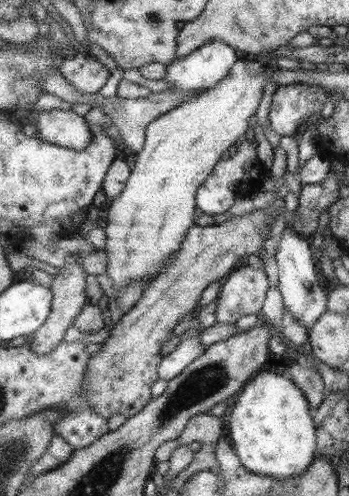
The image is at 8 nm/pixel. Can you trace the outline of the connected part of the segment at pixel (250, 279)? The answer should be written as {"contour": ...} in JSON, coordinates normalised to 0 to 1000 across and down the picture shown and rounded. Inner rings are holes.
{"contour":[[[702,530],[685,534],[679,542],[653,552],[648,569],[628,579],[619,599],[616,649],[673,651],[696,635],[736,633],[762,601],[765,581],[771,581],[771,565],[765,565],[756,540],[722,540]]]}

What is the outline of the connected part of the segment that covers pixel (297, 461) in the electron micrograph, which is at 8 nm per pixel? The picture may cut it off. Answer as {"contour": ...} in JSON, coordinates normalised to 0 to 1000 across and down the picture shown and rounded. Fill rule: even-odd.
{"contour":[[[774,734],[691,780],[650,855],[656,887],[702,948],[805,968],[874,952],[905,915],[903,861],[883,821],[868,792]]]}

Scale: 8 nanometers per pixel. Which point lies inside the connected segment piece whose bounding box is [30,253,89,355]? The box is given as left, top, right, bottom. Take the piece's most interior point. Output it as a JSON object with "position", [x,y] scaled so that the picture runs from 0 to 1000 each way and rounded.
{"position":[198,577]}

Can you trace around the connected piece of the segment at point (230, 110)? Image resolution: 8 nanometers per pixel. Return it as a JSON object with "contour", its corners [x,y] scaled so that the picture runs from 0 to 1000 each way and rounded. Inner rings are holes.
{"contour":[[[679,121],[662,141],[628,167],[605,177],[553,192],[553,198],[496,218],[433,246],[418,262],[418,288],[410,302],[393,310],[372,361],[358,383],[335,399],[315,403],[301,419],[301,470],[307,478],[301,508],[312,516],[307,556],[324,567],[327,595],[347,587],[375,565],[424,565],[447,560],[481,526],[516,504],[542,462],[556,454],[556,417],[562,383],[576,369],[607,351],[610,337],[628,327],[633,310],[679,282],[696,278],[708,262],[708,242],[731,230],[736,210],[754,190],[754,173],[768,157],[742,151],[736,143],[719,145],[705,125]]]}

